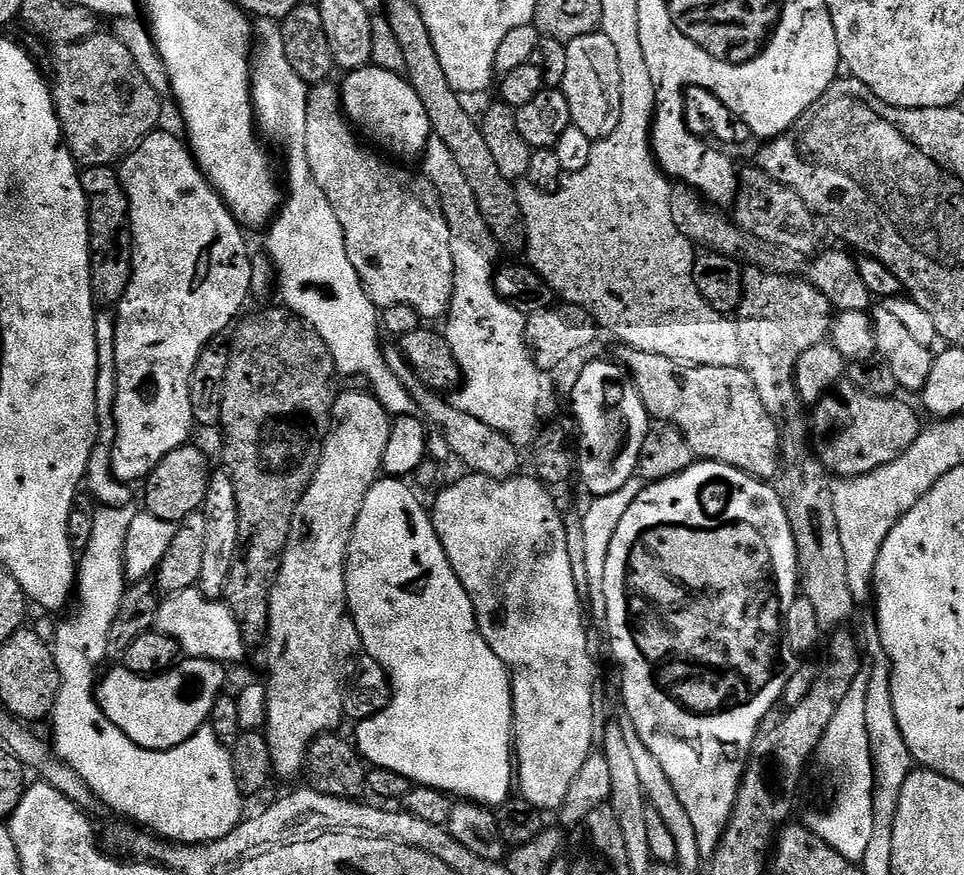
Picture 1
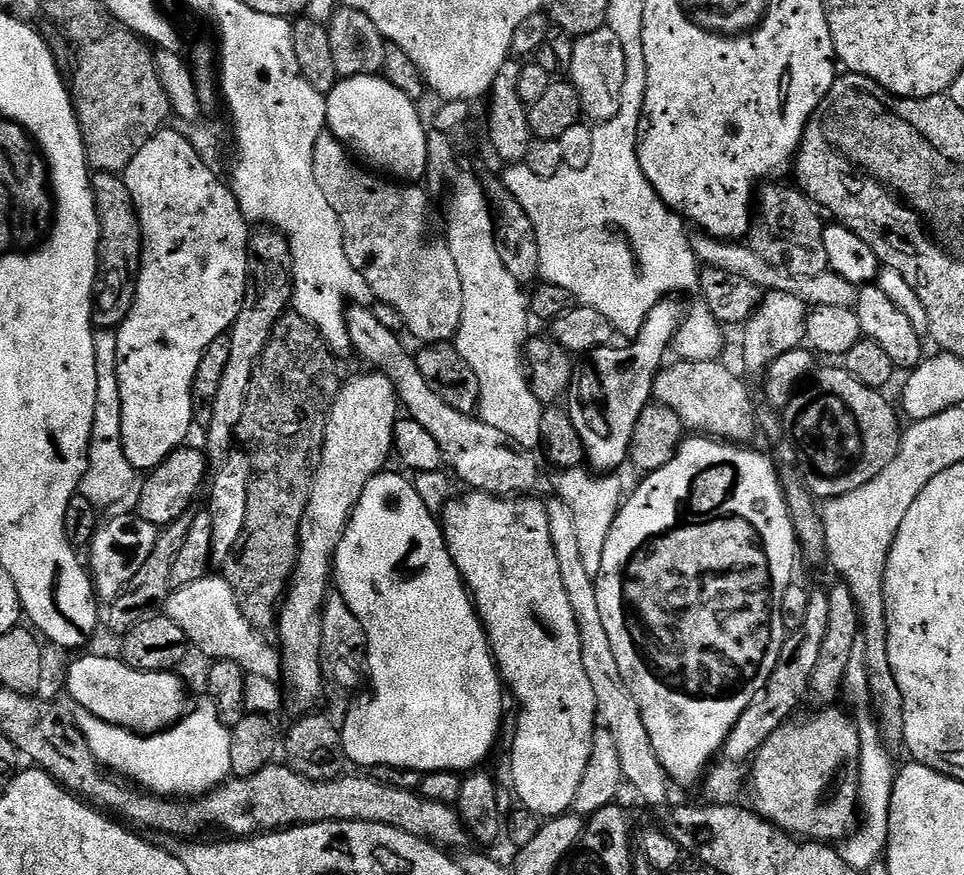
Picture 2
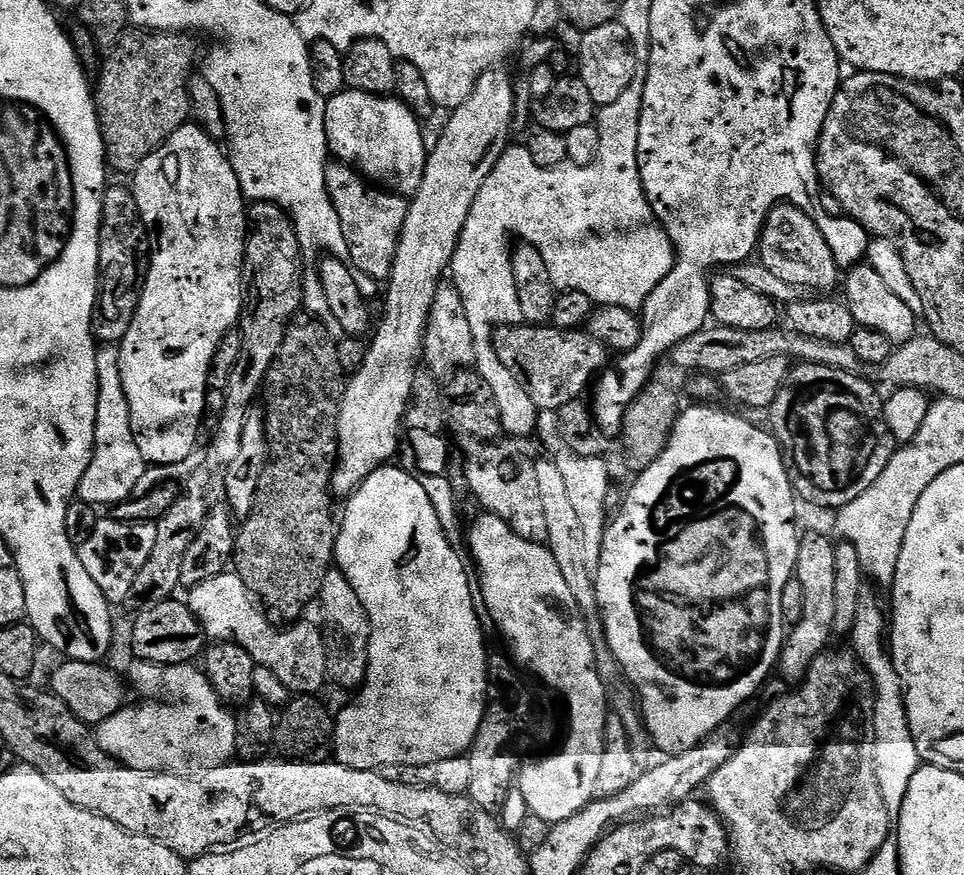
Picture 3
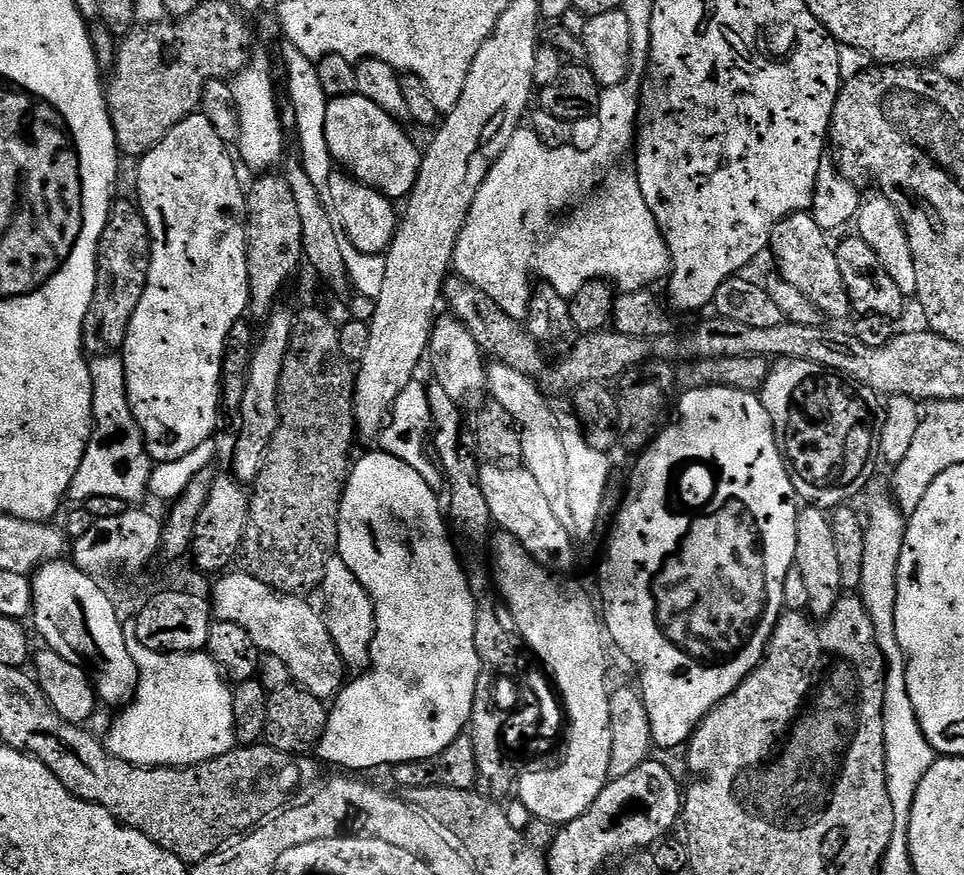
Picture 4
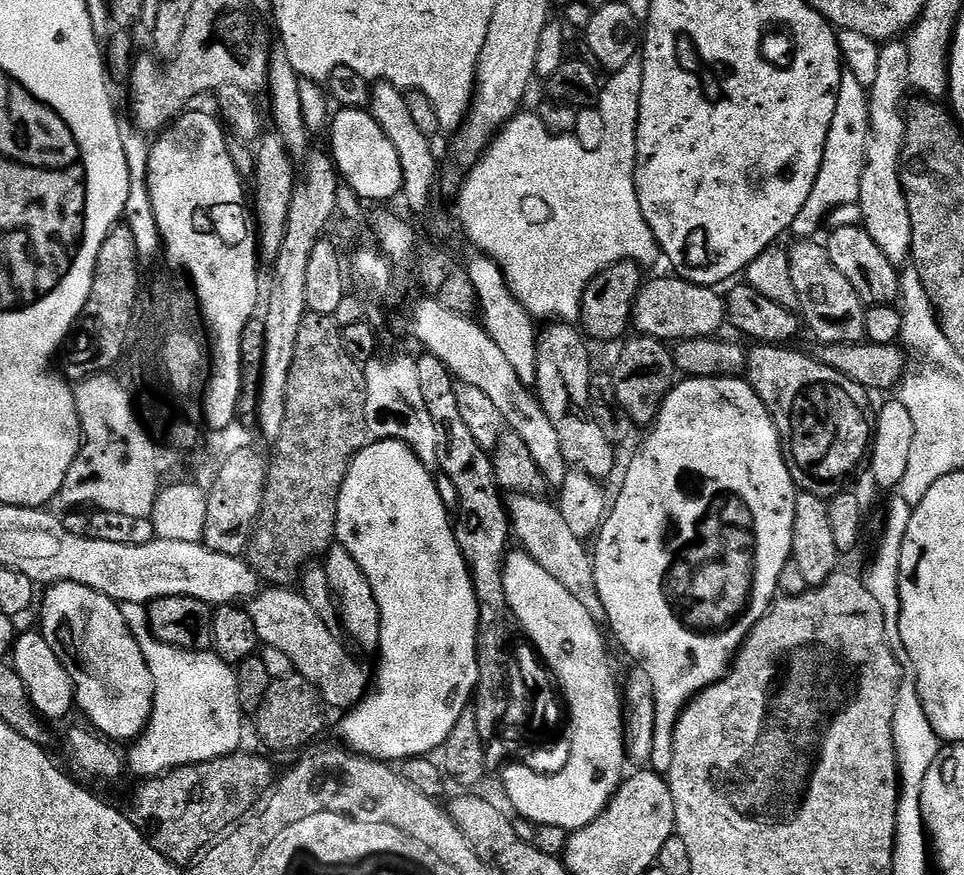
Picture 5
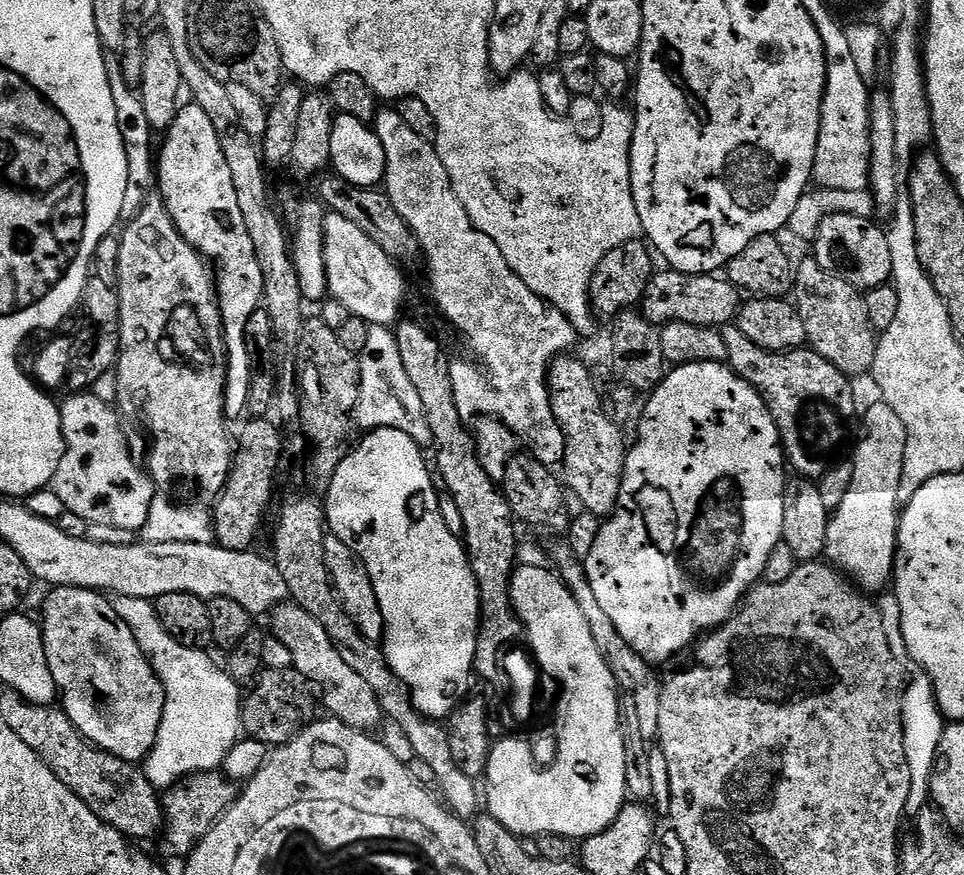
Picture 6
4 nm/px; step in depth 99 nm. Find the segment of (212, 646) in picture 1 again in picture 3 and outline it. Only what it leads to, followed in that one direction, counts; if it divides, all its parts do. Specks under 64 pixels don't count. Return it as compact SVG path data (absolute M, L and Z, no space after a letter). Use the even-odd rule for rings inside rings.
M235 571L206 578L206 582L194 586L187 593L186 603L198 618L209 641L232 640L242 646L242 650L254 658L257 666L274 670L275 676L282 681L282 686L288 688L289 693L316 694L323 684L329 683L323 631L312 624L275 628L264 617L265 609L258 603L257 597L252 595L246 582L242 582Z

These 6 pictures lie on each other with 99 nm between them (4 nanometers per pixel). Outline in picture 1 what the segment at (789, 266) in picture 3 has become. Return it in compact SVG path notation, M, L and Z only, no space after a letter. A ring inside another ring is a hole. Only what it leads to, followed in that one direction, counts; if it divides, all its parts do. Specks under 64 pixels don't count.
M749 166L745 172L743 169L739 177L740 184L736 187L734 201L736 225L743 232L762 242L786 250L798 250L798 254L811 257L817 251L817 221L806 206L806 202L802 202L800 195L793 188L787 188L782 182L770 178L770 174L766 174L761 168L755 166Z

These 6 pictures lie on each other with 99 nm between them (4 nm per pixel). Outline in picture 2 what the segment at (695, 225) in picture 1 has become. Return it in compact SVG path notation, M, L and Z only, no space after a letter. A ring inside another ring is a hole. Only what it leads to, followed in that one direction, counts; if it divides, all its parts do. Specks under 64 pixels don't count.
M699 230L693 231L689 235L688 241L697 261L704 268L727 270L730 274L739 274L740 277L747 278L749 282L754 282L754 286L758 286L765 293L792 292L809 306L846 306L847 308L856 306L858 288L845 278L839 277L837 273L826 271L817 276L797 278L791 272L766 262L766 258L759 256L747 243L719 240L717 236L710 236L707 232Z

